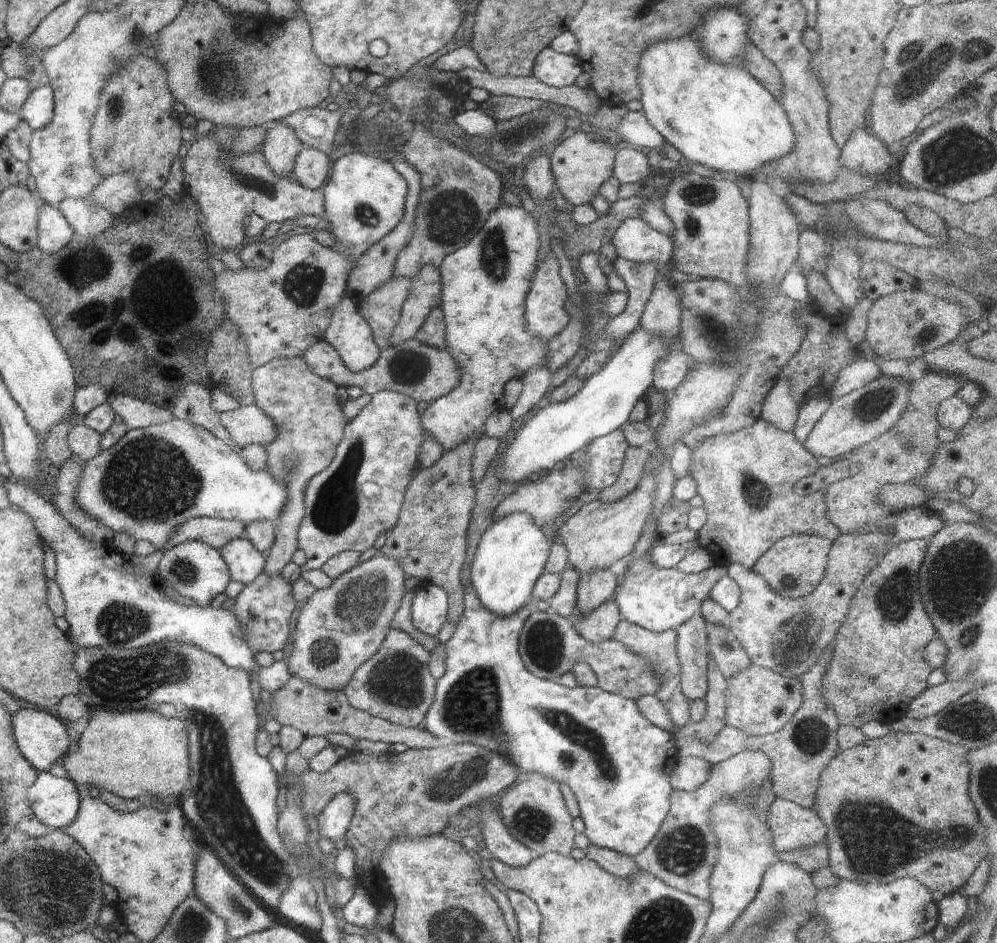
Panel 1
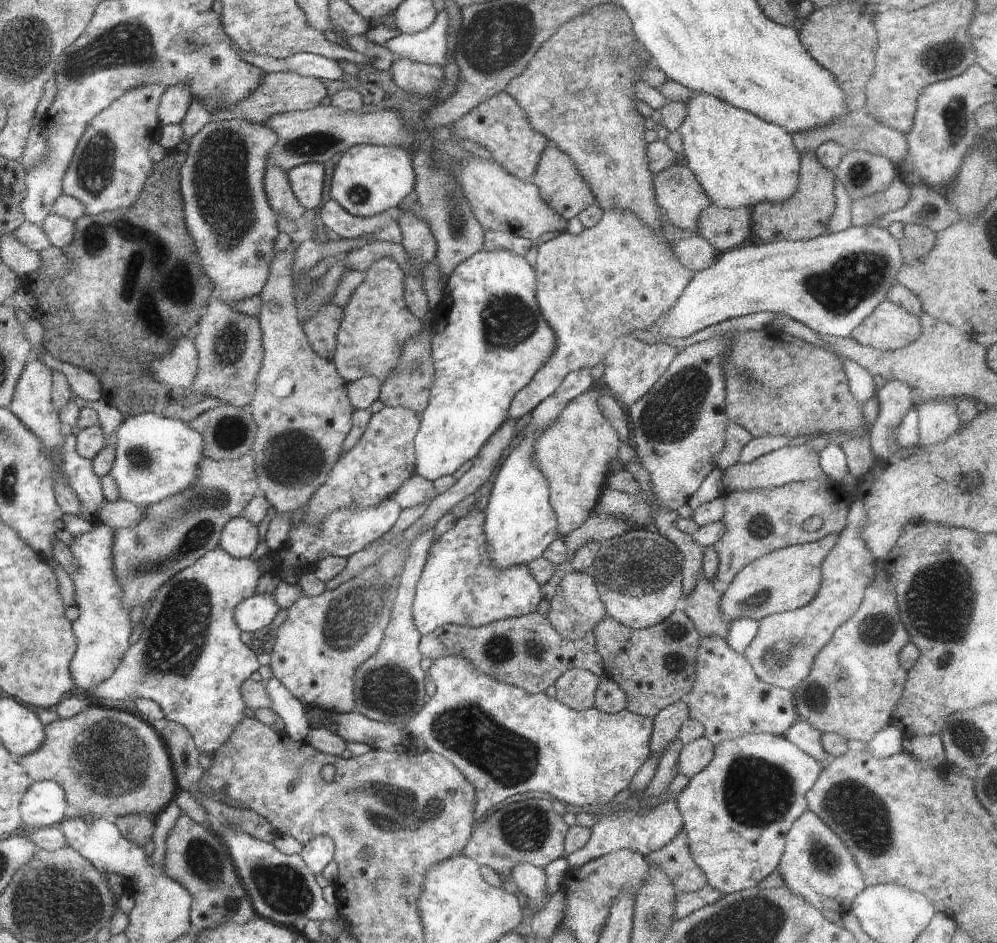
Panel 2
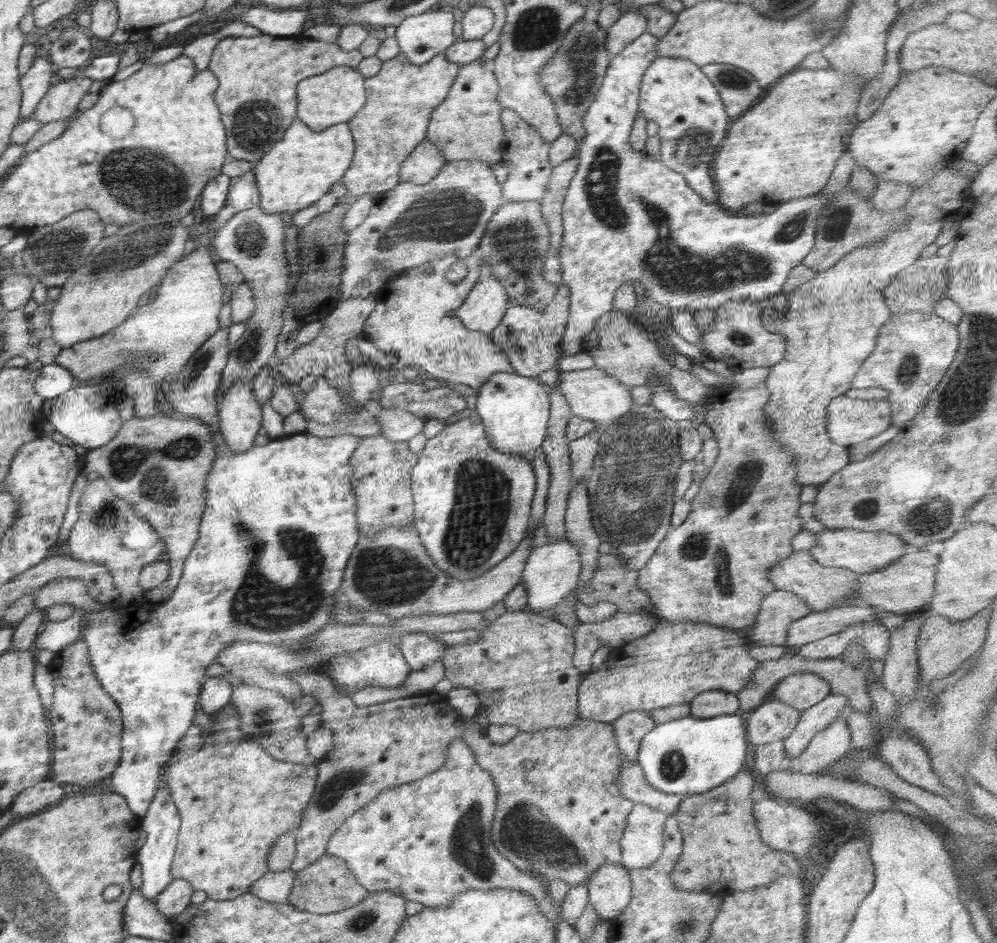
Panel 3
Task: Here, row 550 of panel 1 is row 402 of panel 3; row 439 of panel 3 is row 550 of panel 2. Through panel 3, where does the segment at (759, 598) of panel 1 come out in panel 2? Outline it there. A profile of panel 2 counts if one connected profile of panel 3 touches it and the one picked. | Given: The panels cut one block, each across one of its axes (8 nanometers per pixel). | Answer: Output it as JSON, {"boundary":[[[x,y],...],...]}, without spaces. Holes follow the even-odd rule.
{"boundary":[[[858,500],[849,508],[846,526],[839,532],[836,546],[822,562],[821,585],[816,598],[799,609],[776,613],[758,621],[756,638],[748,644],[744,655],[760,680],[793,691],[810,674],[814,658],[830,642],[834,631],[850,620],[862,604],[864,592],[876,574],[874,554],[860,538],[864,522],[866,508]]]}

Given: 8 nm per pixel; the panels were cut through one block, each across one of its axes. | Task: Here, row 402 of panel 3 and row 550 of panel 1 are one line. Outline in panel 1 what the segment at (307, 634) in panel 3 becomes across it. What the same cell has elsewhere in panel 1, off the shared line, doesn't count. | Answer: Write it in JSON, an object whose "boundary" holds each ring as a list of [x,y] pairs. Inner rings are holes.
{"boundary":[[[186,541],[168,550],[163,550],[157,574],[174,588],[180,596],[188,596],[199,607],[210,607],[218,594],[222,594],[231,581],[227,564],[220,550],[200,541]]]}

